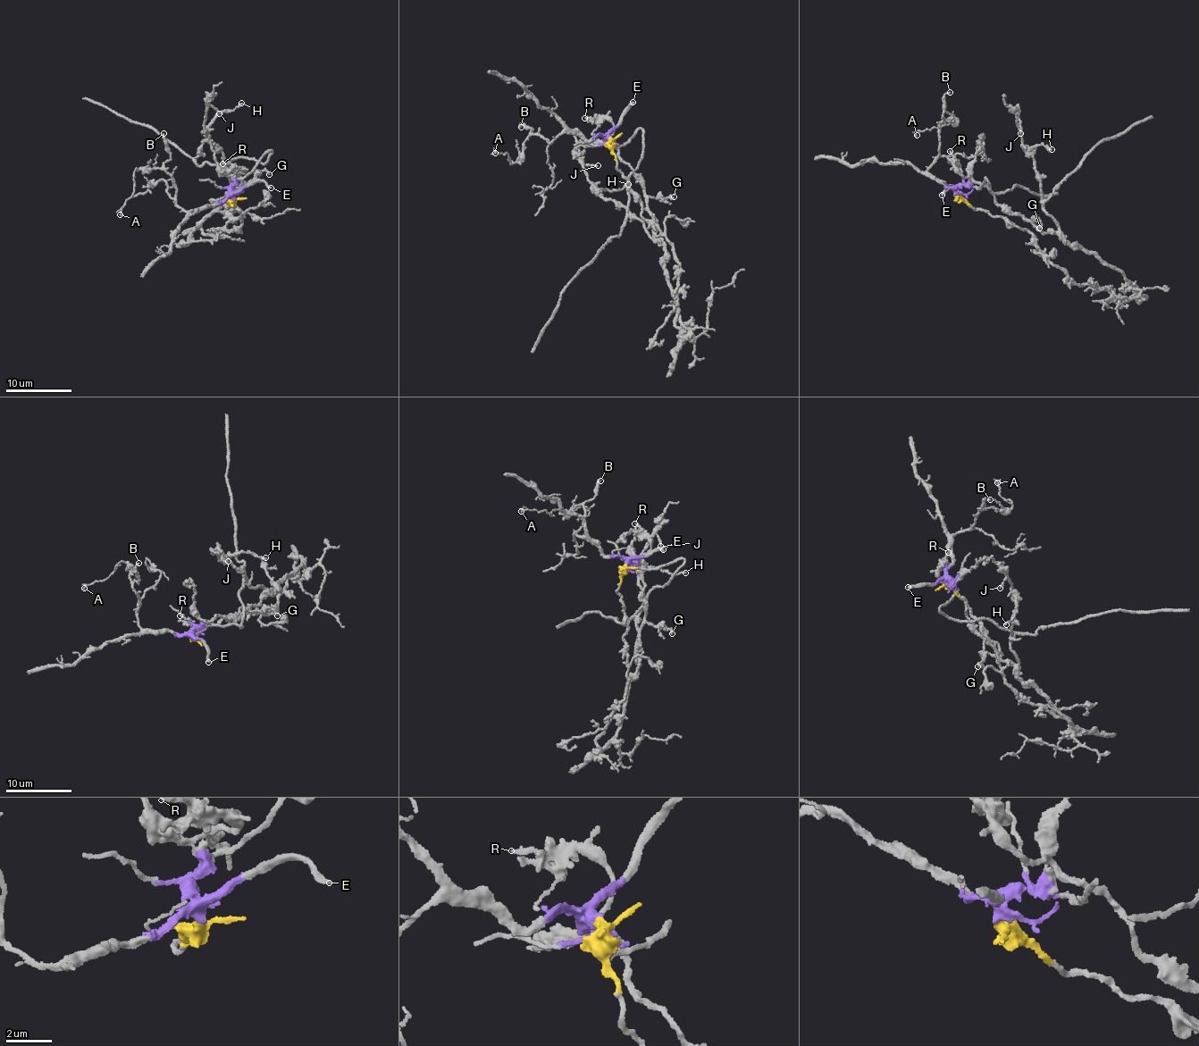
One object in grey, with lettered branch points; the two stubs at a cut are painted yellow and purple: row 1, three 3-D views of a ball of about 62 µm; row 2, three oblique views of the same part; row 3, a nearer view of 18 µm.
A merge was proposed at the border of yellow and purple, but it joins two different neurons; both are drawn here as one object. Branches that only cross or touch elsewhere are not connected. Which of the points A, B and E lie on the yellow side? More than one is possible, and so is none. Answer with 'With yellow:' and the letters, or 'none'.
With yellow: none

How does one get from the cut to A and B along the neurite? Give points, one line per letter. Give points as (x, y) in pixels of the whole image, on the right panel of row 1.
A: (956, 194), (926, 172), (939, 154), (940, 124), (955, 118), (935, 129), (916, 131), (917, 136)
B: (956, 194), (944, 182), (927, 174), (939, 154), (937, 132), (943, 117), (943, 98), (945, 93), (950, 92)

